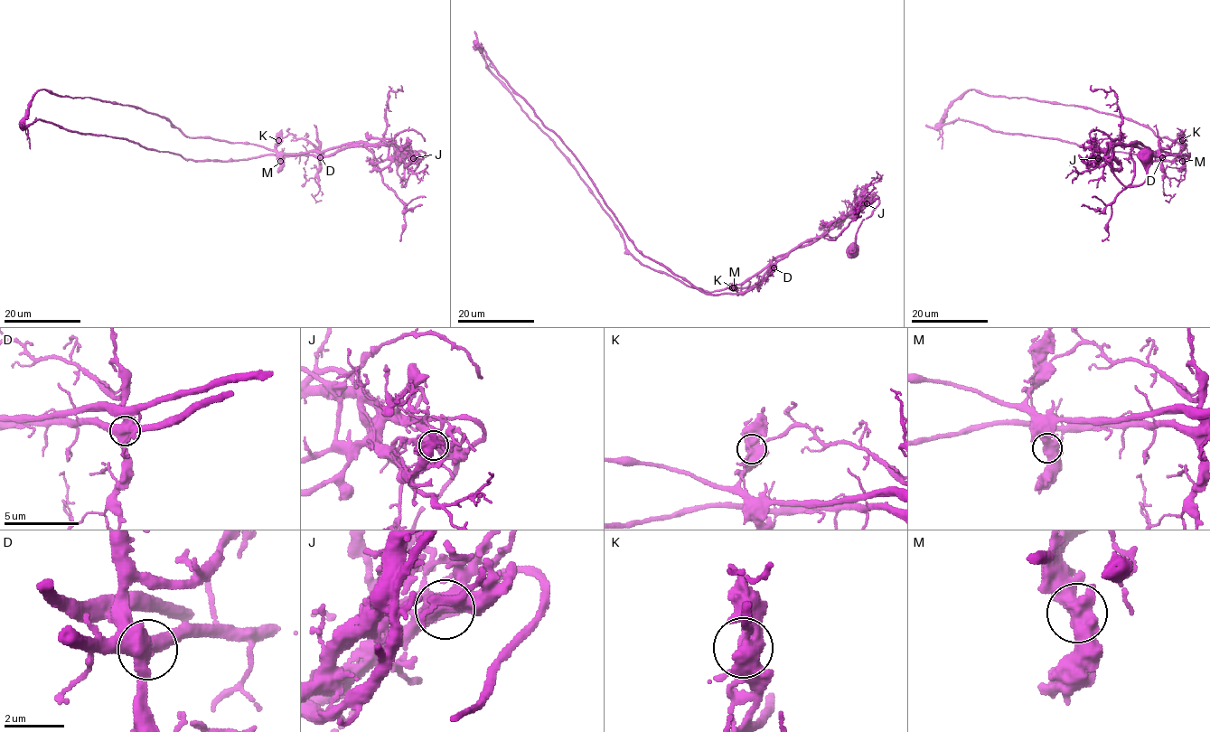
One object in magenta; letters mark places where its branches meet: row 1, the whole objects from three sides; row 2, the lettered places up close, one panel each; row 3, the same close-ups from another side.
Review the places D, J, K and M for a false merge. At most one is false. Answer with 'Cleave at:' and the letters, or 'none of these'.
Cleave at: K

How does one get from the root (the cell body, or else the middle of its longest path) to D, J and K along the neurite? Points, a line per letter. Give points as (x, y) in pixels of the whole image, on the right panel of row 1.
D: (1146, 157), (1145, 180), (1125, 185), (1093, 151), (1137, 145), (1162, 157)
J: (1146, 157), (1149, 160), (1147, 177), (1141, 183), (1131, 185), (1125, 185), (1093, 151), (1099, 152), (1098, 158)
K: (1146, 157), (1145, 180), (1125, 185), (1093, 151), (1137, 145), (1178, 153), (1181, 139)

